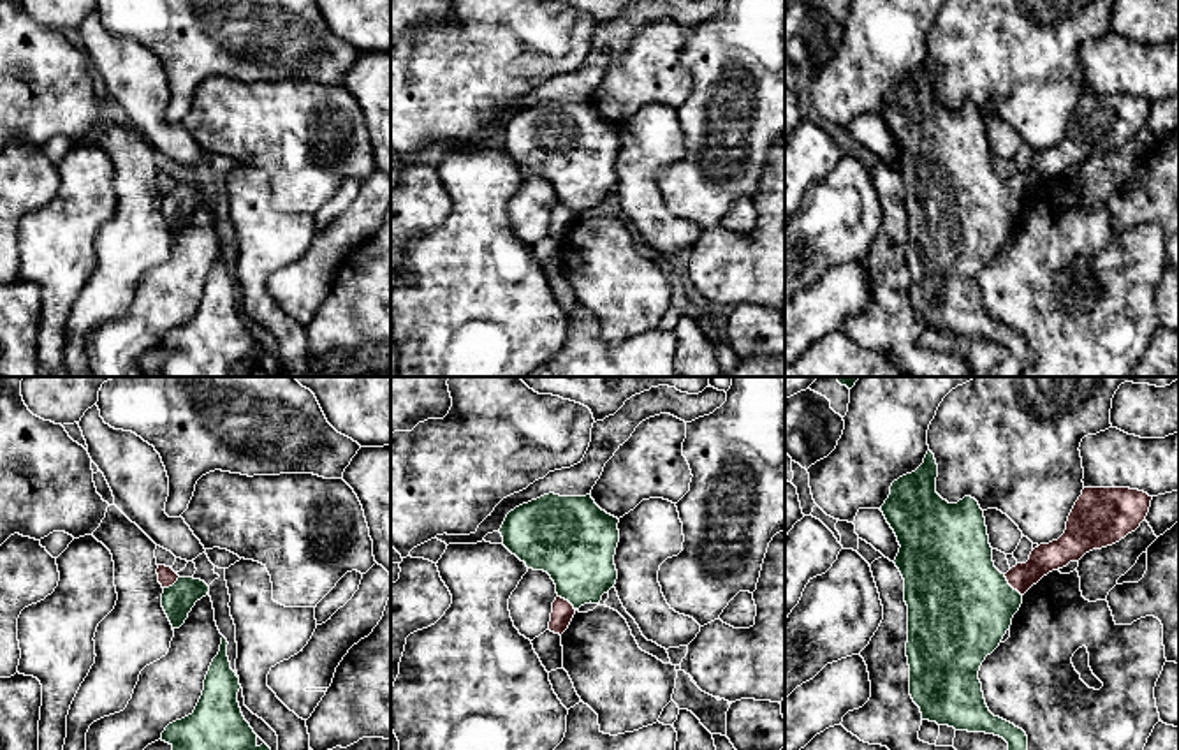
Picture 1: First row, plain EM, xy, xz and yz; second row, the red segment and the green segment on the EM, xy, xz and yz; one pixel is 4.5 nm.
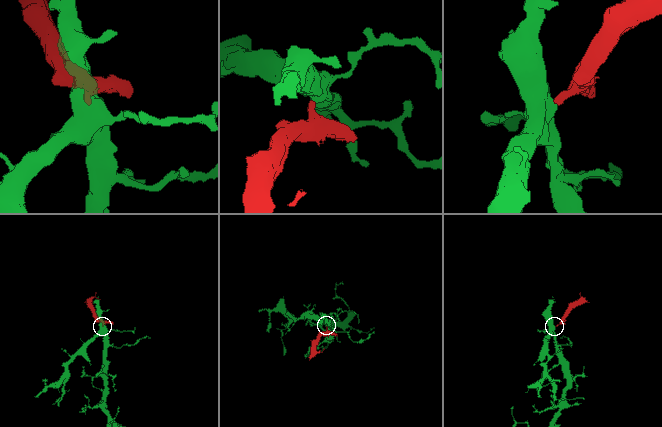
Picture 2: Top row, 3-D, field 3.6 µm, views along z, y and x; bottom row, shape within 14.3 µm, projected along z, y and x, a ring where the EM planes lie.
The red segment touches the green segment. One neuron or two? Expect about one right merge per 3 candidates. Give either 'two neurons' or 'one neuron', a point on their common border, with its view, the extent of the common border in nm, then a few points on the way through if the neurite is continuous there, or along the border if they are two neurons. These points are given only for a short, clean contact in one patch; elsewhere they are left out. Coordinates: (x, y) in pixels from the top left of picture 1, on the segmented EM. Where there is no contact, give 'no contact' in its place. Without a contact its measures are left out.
two neurons; meets red in yz at (1010, 585); contact 130 nm long; border along yz (1003, 574), (1021, 595)

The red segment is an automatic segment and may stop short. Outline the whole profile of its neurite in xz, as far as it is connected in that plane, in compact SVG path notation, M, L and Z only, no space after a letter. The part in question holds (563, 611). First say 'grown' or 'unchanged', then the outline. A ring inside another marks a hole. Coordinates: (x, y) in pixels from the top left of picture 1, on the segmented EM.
unchanged; M556 597L553 602L549 630L561 636L568 629L574 614L574 606L568 600Z

